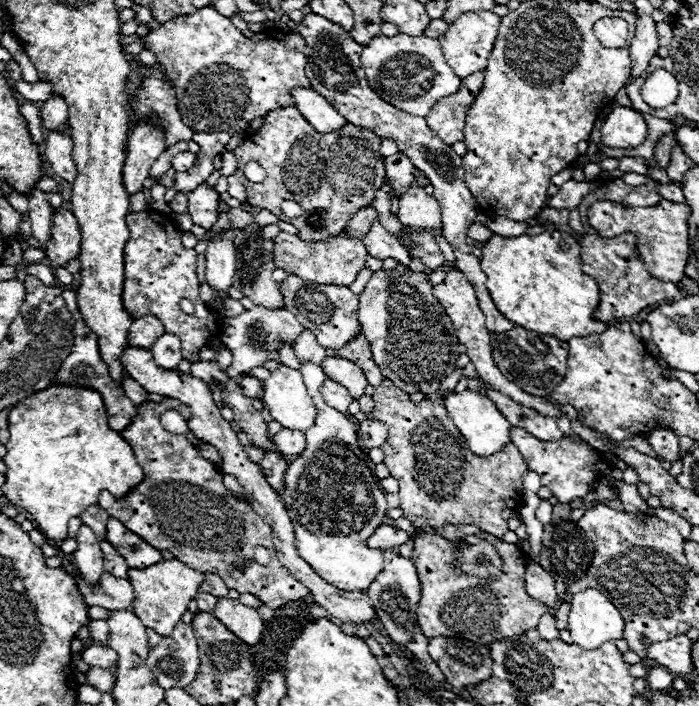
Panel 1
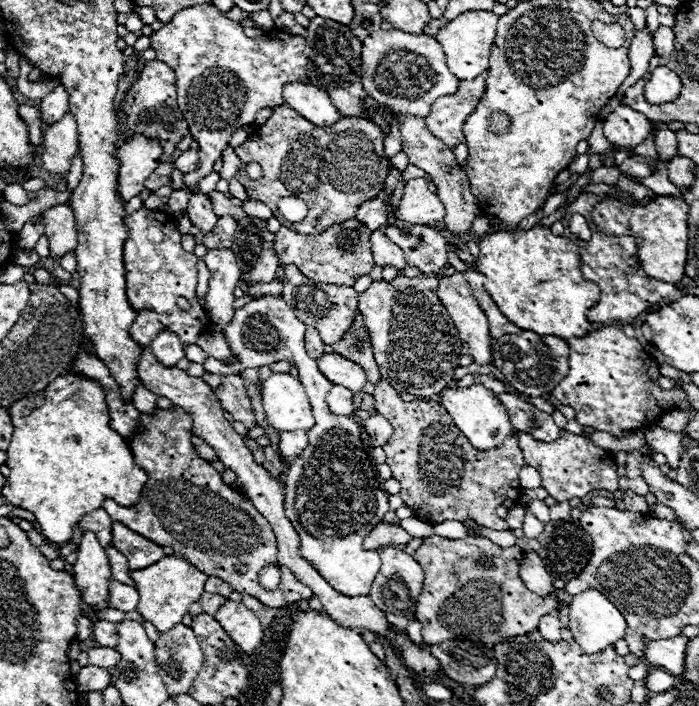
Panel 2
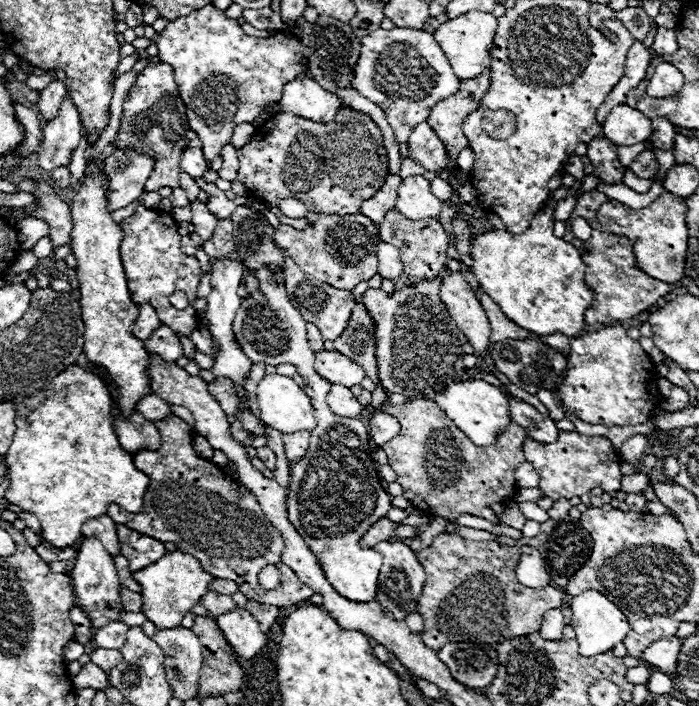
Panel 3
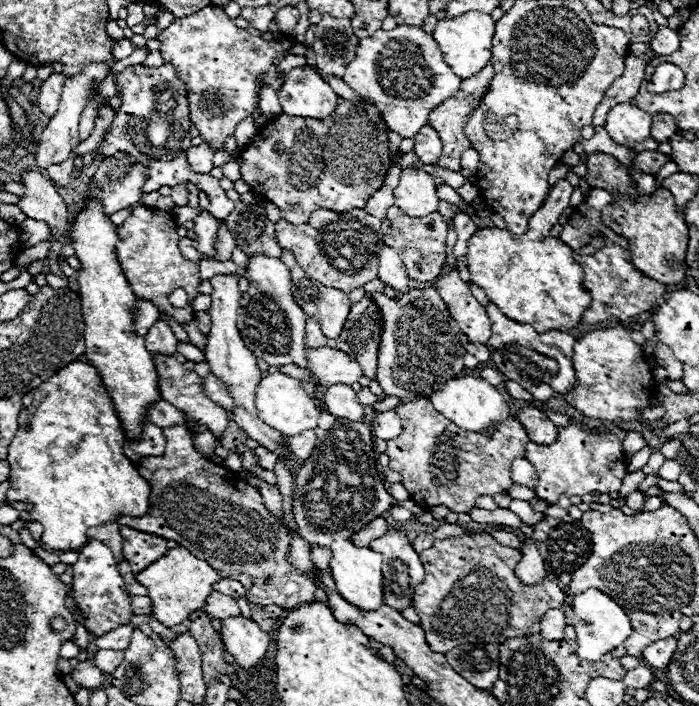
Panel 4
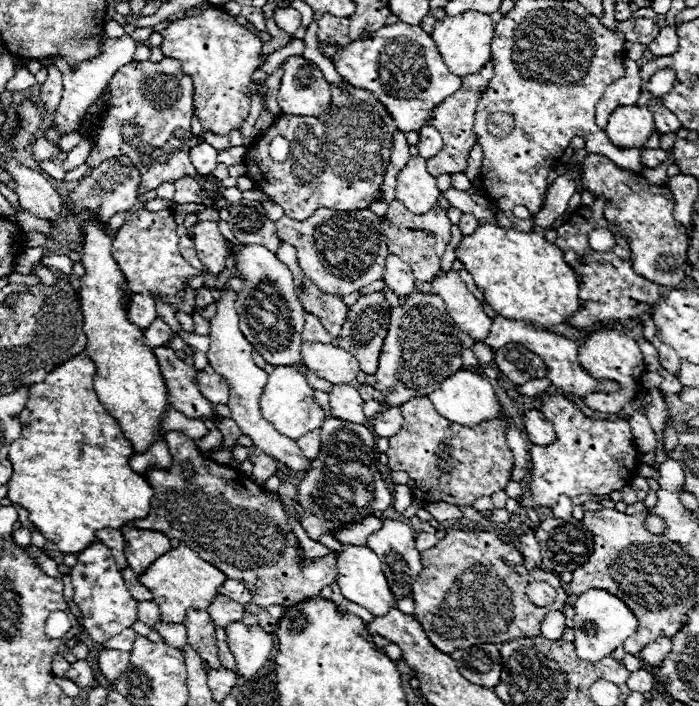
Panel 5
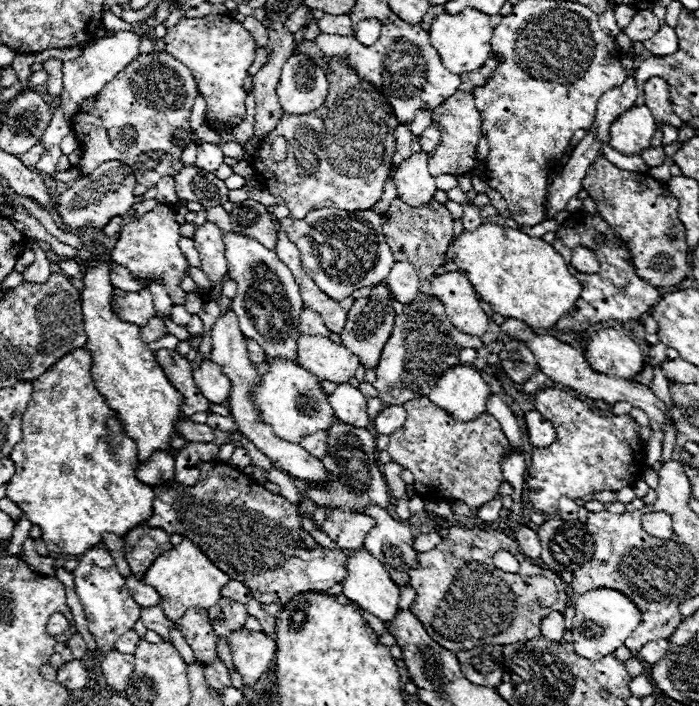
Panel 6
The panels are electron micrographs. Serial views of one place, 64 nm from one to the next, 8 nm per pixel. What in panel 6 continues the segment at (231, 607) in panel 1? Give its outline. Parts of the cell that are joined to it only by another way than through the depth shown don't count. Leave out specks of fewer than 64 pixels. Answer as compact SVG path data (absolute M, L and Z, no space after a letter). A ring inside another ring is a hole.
M246 628L230 632L226 640L234 656L234 666L244 684L254 686L258 678L268 670L276 654L276 642L264 632L254 632Z

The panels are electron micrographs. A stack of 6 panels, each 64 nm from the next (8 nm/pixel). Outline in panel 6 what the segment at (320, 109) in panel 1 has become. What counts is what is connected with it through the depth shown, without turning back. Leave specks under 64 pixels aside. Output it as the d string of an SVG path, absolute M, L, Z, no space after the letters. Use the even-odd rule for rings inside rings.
M294 54L282 68L276 92L286 114L308 114L324 106L328 80L314 58Z

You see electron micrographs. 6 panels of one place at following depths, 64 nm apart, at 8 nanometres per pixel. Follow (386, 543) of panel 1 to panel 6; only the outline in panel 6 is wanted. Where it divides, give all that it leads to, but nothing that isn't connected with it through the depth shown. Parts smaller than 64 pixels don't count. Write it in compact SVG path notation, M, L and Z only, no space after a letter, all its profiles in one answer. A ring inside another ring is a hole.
M342 510L330 512L322 530L340 546L340 548L362 548L366 532L370 532L374 520L364 514L350 514Z

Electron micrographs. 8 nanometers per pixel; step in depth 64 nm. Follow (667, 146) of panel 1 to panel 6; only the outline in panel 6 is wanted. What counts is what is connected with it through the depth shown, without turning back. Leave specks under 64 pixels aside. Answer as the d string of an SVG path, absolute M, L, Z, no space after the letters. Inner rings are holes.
M650 78L642 86L644 96L646 96L646 106L650 112L654 112L654 120L658 120L658 126L670 124L674 128L682 128L682 120L672 112L670 106L670 86L662 78Z

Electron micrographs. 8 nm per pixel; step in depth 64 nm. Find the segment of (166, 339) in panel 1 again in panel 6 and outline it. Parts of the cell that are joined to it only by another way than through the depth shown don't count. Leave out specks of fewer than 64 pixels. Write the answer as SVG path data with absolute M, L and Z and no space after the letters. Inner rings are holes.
M154 316L154 320L150 320L144 328L140 328L140 332L142 332L142 340L146 340L146 344L156 342L156 340L160 340L164 334L168 334L164 322L162 322L160 318L156 318L156 316Z

